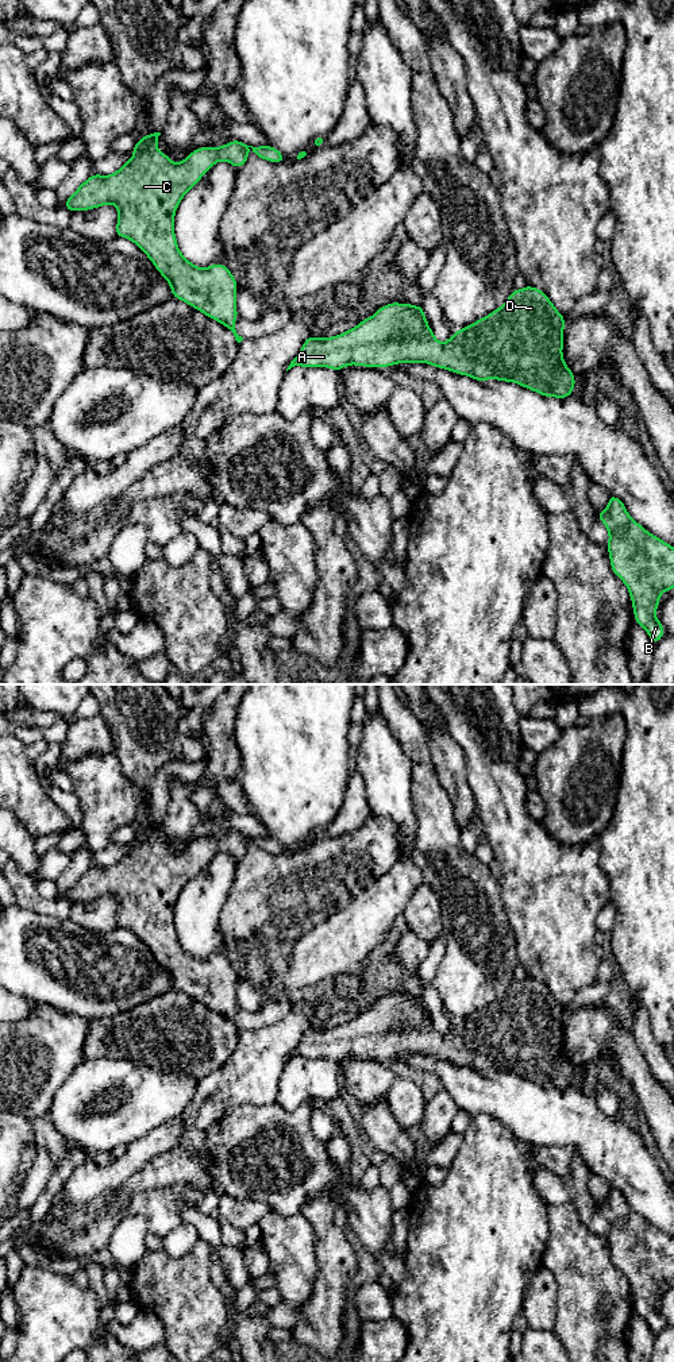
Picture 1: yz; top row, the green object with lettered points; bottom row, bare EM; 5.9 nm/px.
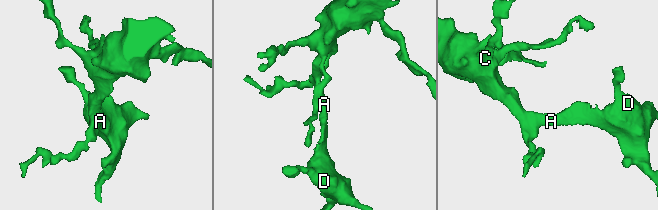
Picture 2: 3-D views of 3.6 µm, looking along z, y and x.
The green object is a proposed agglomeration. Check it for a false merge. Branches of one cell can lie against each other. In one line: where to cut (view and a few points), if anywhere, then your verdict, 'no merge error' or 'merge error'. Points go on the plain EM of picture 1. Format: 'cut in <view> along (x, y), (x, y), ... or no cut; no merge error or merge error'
no cut; no merge error

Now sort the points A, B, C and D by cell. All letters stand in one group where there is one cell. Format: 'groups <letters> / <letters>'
groups A B C D

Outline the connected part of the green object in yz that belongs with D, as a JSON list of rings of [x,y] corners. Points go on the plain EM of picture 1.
[[[532,977],[515,980],[502,998],[455,1022],[444,1035],[434,1027],[421,996],[392,993],[338,1027],[319,1030],[311,1026],[286,1062],[294,1057],[330,1058],[339,1062],[348,1056],[386,1058],[424,1053],[475,1072],[516,1073],[544,1088],[566,1089],[571,1087],[575,1070],[562,1047],[563,1019],[563,1006],[555,1000],[544,983]]]

